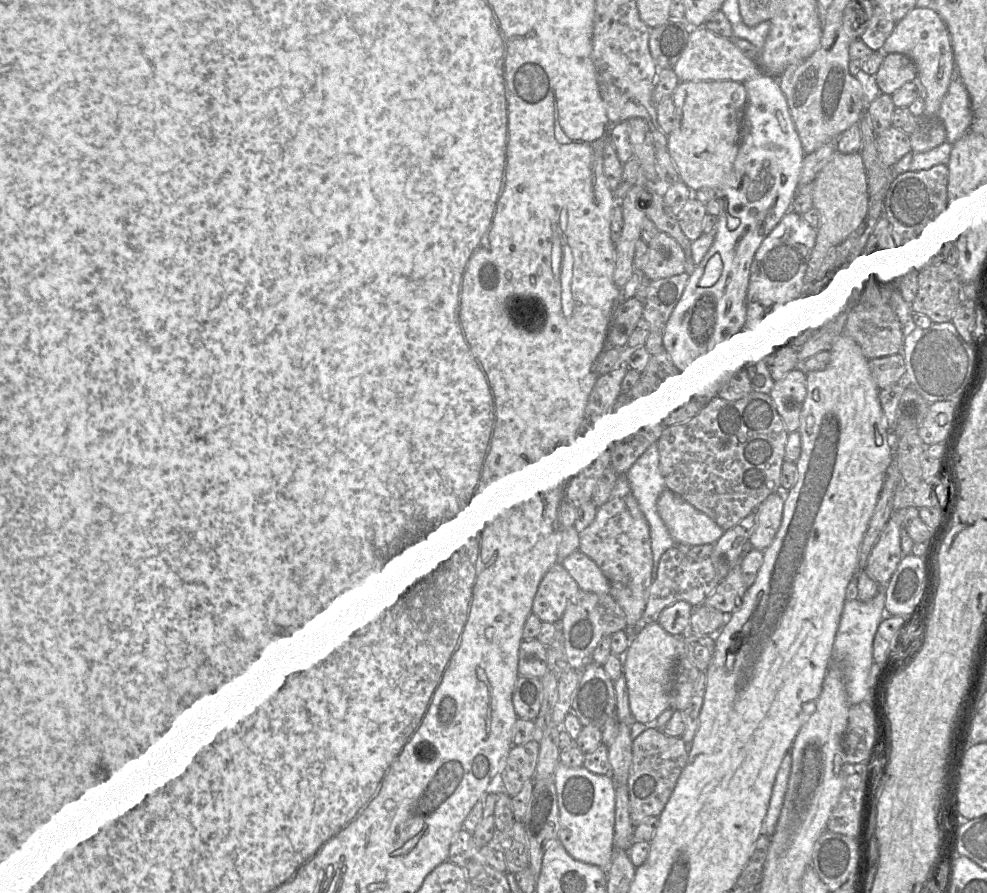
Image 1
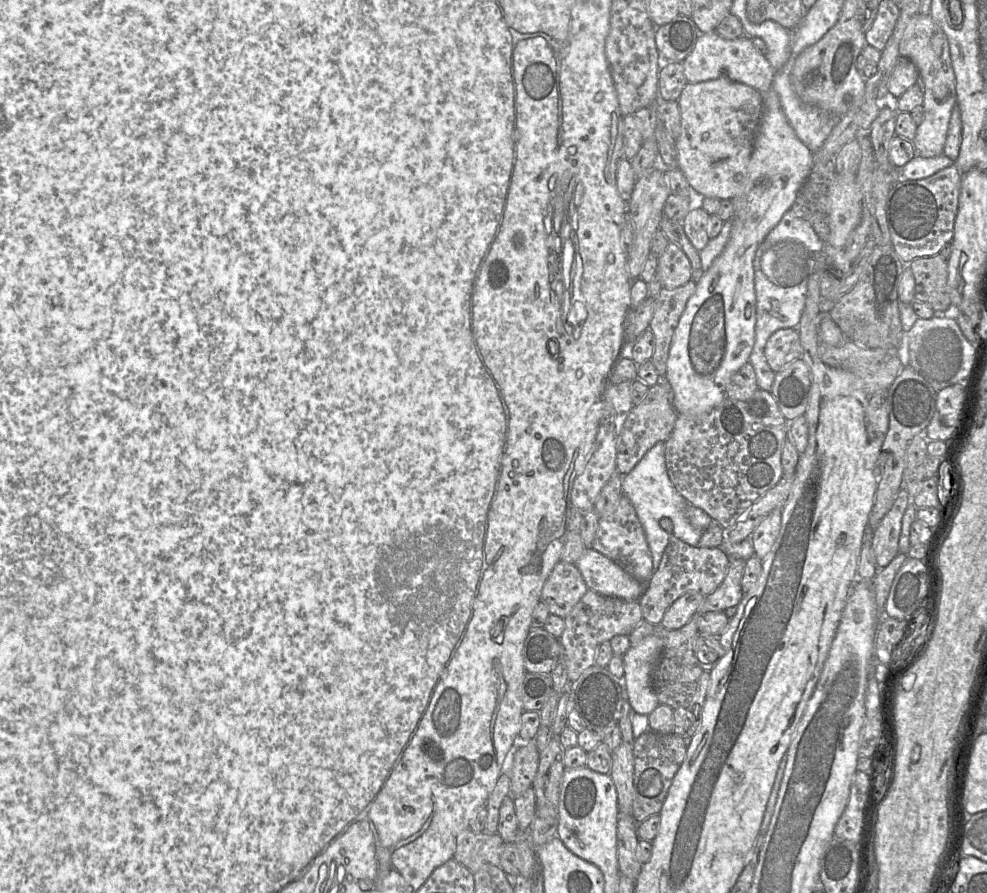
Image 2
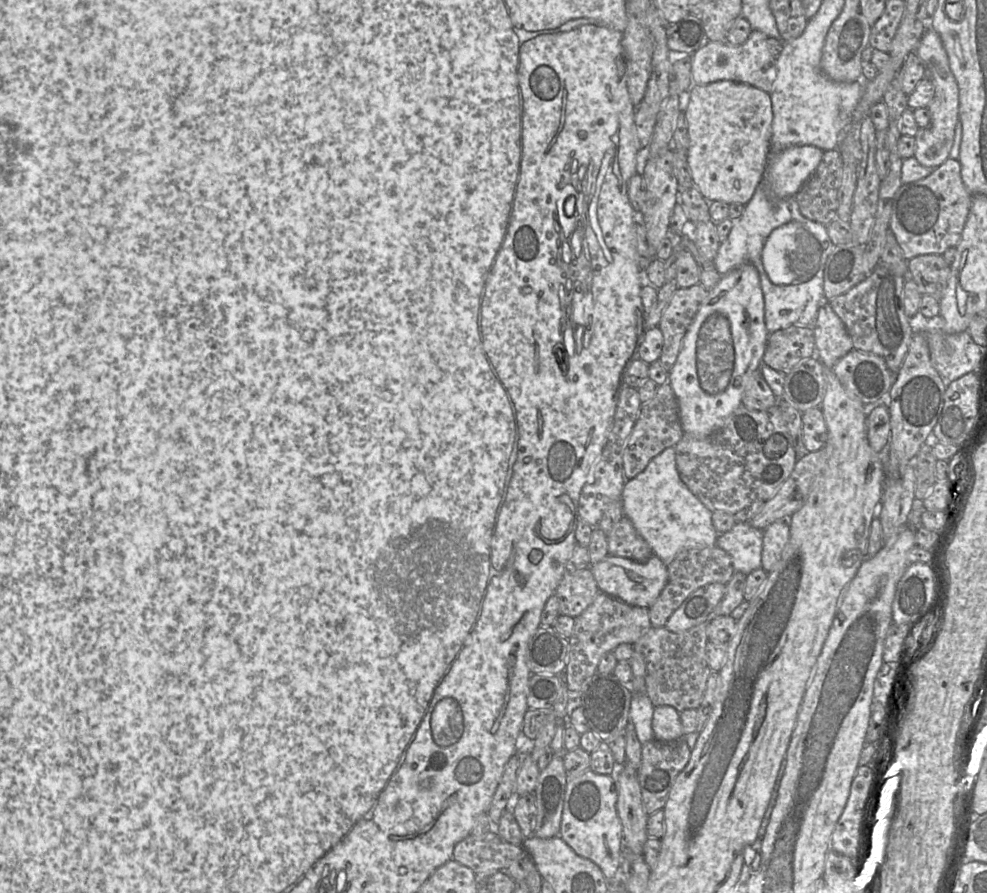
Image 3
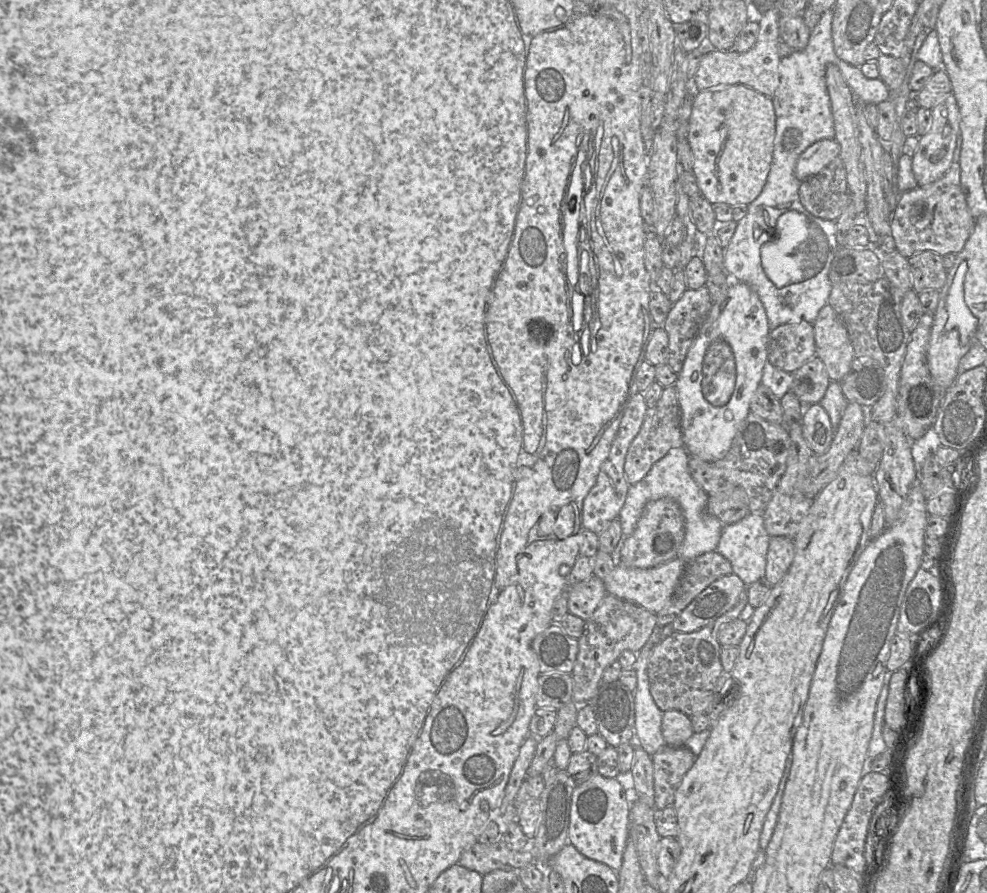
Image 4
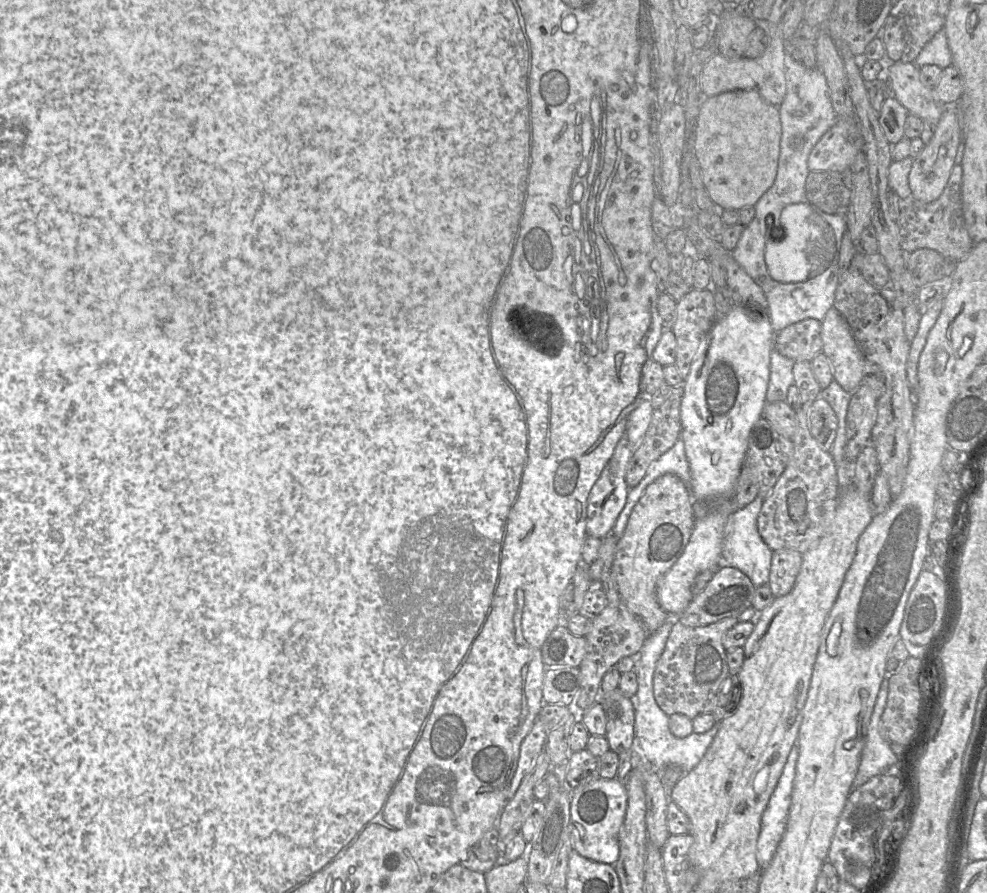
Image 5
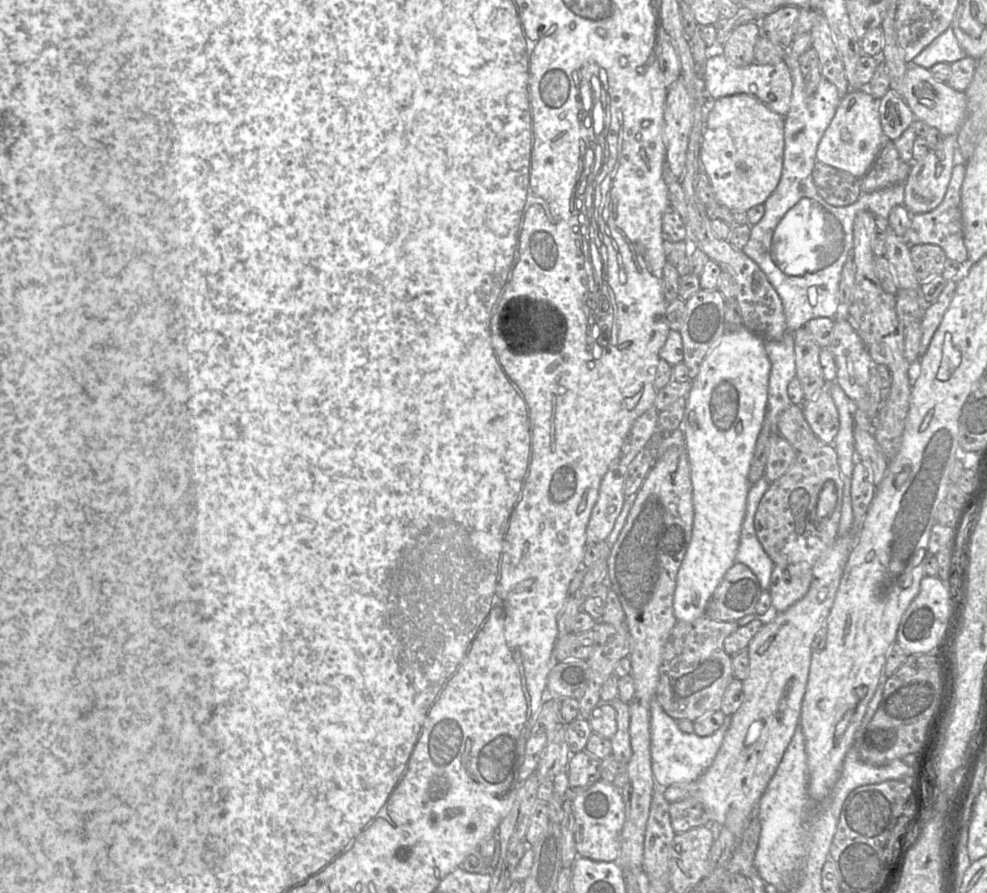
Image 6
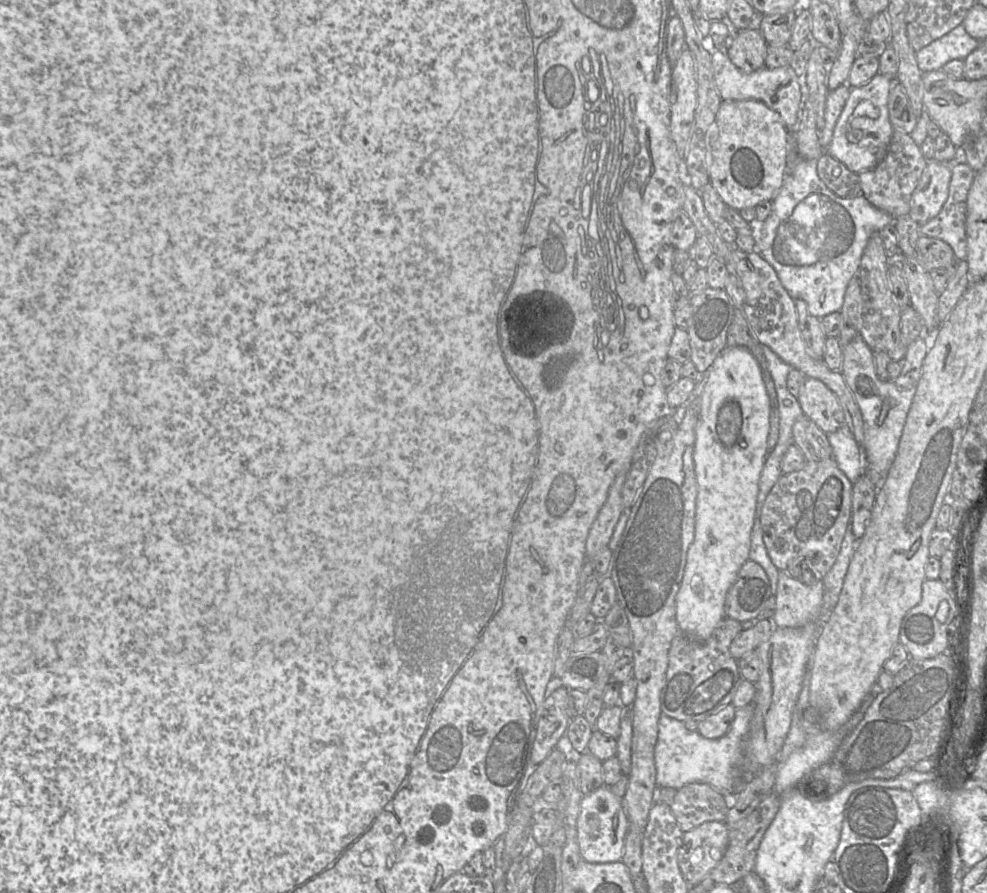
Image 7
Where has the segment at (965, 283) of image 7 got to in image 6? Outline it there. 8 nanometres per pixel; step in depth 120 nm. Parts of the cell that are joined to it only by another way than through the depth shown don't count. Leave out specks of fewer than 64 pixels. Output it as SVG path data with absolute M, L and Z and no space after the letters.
M948 280L937 300L925 305L921 319L922 337L919 346L919 359L925 354L932 337L948 309L957 287L957 280Z

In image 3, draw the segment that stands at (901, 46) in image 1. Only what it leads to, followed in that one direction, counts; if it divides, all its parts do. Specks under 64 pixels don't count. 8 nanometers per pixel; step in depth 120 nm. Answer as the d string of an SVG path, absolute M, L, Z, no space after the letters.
M929 26L925 30L914 53L924 63L927 74L935 89L933 100L928 105L930 111L930 123L925 128L919 128L915 135L914 157L925 167L937 168L948 158L951 151L956 123L959 119L959 89L957 81L950 69L947 52L937 32Z

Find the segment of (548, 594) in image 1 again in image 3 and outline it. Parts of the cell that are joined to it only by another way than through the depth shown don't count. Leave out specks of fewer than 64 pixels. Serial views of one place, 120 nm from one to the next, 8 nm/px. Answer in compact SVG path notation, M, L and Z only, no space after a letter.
M590 568L565 572L556 588L560 615L577 617L602 593Z

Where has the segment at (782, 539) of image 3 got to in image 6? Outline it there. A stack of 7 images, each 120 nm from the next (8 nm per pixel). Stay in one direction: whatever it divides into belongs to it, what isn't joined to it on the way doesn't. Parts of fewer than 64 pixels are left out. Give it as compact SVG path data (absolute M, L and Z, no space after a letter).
M807 562L774 566L769 592L772 606L778 613L784 612L806 595L813 577L812 566Z

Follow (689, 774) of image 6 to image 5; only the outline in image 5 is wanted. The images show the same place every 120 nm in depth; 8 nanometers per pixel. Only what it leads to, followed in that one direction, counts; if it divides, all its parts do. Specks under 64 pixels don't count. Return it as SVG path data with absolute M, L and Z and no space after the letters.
M669 618L655 632L649 634L642 648L637 654L635 671L637 676L637 692L634 695L634 754L643 760L650 768L661 772L667 768L678 768L681 772L688 773L693 770L704 757L719 728L717 722L705 733L692 732L684 738L674 736L669 728L669 715L656 703L653 691L653 676L657 661L665 648L667 639L674 624L674 619Z

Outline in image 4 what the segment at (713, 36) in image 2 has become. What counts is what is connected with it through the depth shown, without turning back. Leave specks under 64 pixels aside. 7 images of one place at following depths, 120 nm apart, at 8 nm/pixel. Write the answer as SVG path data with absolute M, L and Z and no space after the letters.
M775 5L765 8L763 11L755 11L755 12L760 12L760 13L756 13L759 23L759 33L754 46L750 50L742 53L737 52L733 49L728 51L713 49L710 52L708 52L702 58L699 67L694 75L694 80L696 82L699 91L707 90L719 84L725 84L725 85L742 84L753 88L757 92L767 97L773 98L780 84L779 64L781 57L778 52L778 43L781 40L779 34L780 11L778 5Z

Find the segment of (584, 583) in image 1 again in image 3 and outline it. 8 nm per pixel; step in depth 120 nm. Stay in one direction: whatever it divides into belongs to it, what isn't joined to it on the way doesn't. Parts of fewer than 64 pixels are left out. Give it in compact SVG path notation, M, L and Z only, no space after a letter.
M607 555L600 562L591 564L590 569L602 593L642 608L649 608L654 604L668 579L667 565L654 555L646 562Z

